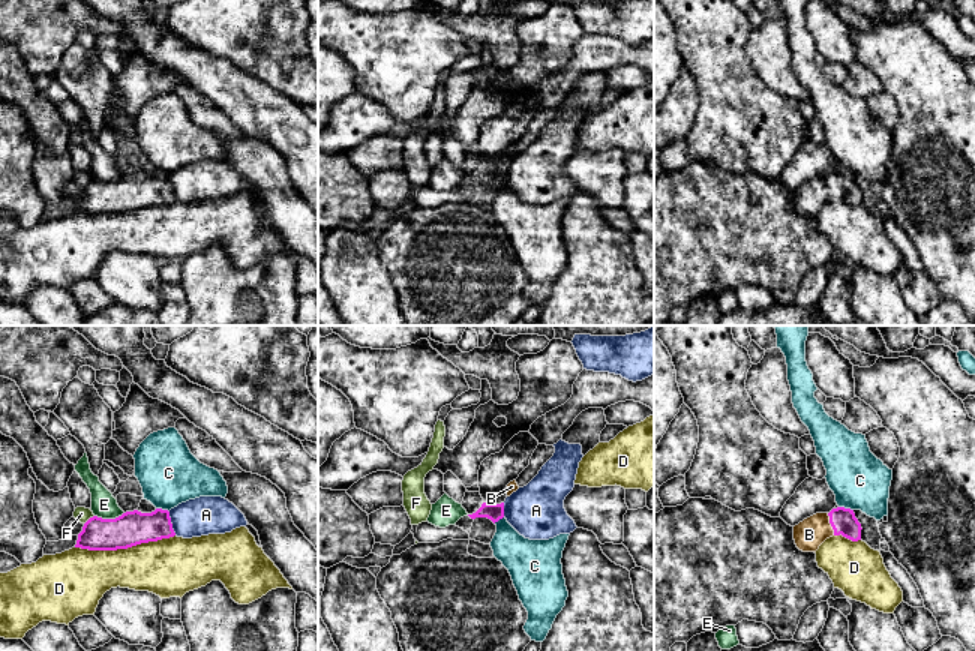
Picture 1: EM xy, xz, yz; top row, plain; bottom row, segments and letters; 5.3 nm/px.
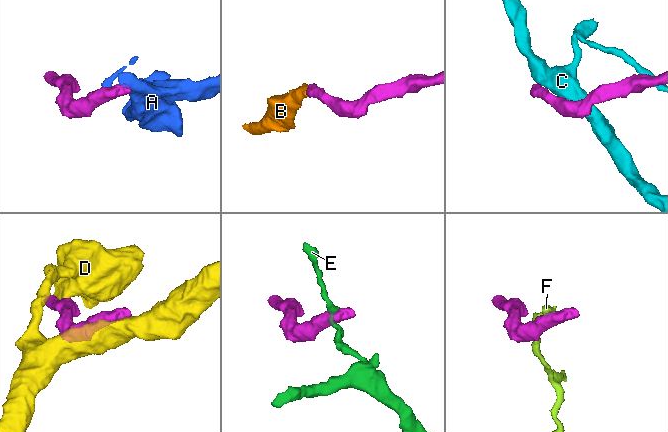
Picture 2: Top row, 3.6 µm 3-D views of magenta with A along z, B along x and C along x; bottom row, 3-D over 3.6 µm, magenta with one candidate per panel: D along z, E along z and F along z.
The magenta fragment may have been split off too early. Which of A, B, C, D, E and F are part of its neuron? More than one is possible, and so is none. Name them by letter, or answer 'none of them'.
B

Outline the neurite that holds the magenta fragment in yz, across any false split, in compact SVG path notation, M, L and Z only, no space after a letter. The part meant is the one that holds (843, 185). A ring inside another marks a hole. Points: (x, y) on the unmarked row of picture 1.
M837 171L830 177L816 177L794 190L794 204L800 214L816 216L832 200L843 200L852 206L861 204L861 188L854 174Z

